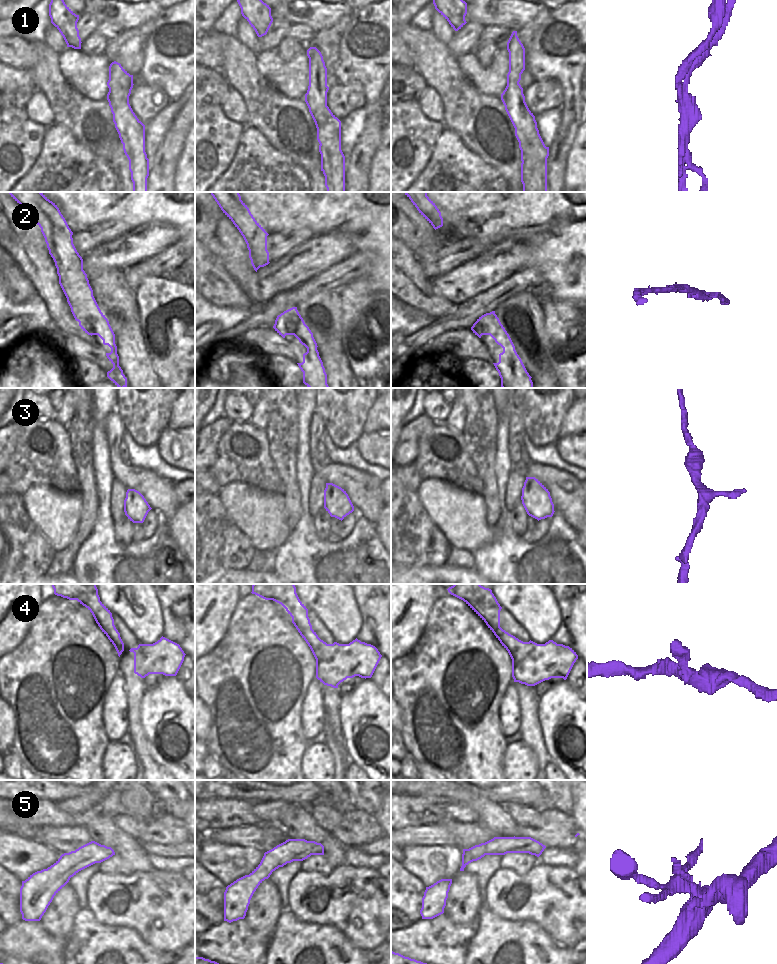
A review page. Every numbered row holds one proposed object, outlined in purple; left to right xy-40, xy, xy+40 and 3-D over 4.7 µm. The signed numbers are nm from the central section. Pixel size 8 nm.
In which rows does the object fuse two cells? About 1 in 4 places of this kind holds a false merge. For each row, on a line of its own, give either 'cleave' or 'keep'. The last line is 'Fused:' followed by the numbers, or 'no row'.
1: cleave
2: keep
3: keep
4: keep
5: keep
Fused: 1

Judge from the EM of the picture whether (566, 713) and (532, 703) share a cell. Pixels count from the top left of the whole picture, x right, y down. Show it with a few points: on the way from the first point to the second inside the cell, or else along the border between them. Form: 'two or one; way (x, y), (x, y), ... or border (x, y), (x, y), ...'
two; border (539, 696), (538, 718), (539, 724), (542, 727)

